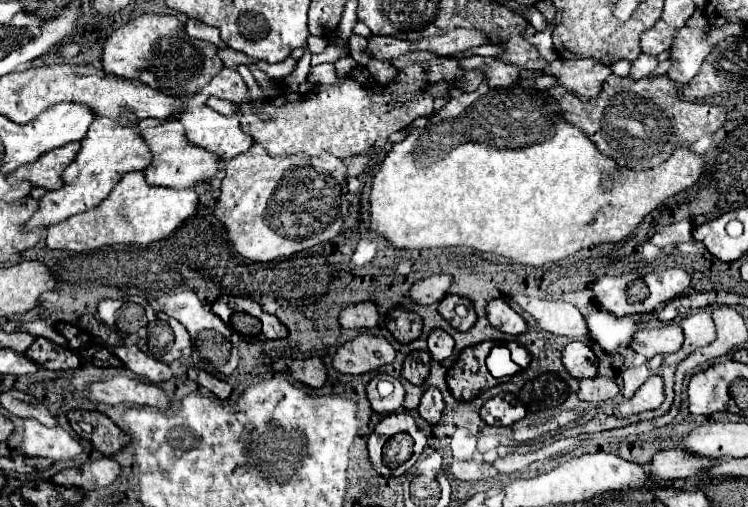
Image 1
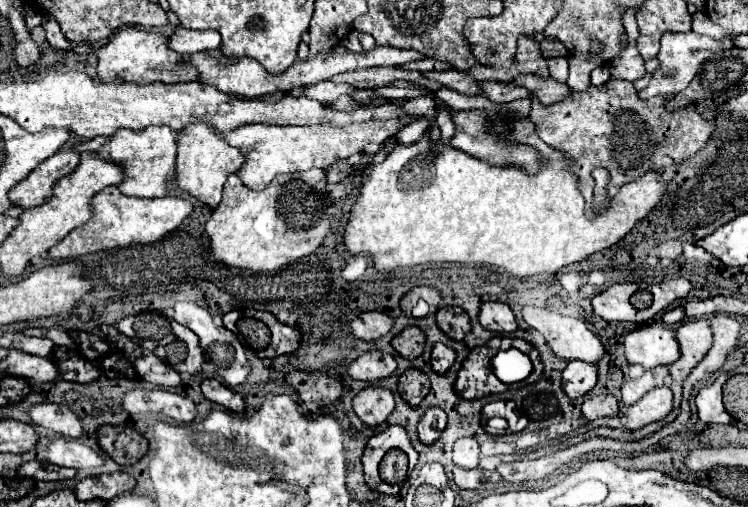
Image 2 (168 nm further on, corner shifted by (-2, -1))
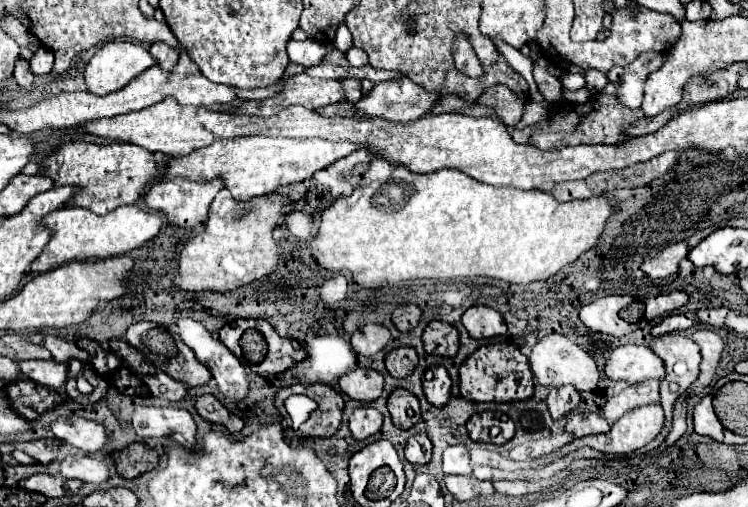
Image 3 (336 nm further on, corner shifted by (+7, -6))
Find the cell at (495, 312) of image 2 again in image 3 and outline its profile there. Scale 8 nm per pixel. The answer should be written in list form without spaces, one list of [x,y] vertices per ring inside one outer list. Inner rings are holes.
[[[477,305],[477,307],[469,307],[463,313],[461,323],[465,325],[465,329],[469,331],[471,337],[475,339],[483,339],[483,337],[497,337],[503,335],[507,331],[503,317],[485,305]]]

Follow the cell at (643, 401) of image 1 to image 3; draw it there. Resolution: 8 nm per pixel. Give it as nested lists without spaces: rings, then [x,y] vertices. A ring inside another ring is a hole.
[[[659,403],[637,407],[631,413],[623,415],[619,421],[615,421],[609,433],[575,439],[563,449],[551,453],[551,457],[559,459],[587,445],[601,453],[611,453],[611,455],[633,453],[635,449],[641,449],[643,445],[653,441],[659,435],[661,427],[663,427],[663,409]]]

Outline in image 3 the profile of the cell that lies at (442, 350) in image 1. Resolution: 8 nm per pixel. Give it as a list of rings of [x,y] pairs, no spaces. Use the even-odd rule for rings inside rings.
[[[429,367],[423,375],[423,391],[431,405],[443,407],[451,397],[451,377],[445,367]]]

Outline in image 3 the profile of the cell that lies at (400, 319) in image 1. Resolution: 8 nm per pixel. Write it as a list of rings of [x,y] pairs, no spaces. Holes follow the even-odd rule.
[[[413,347],[393,349],[385,357],[385,367],[387,367],[389,375],[395,377],[395,379],[403,379],[403,377],[411,375],[413,369],[417,367],[417,353],[415,353],[415,349]]]

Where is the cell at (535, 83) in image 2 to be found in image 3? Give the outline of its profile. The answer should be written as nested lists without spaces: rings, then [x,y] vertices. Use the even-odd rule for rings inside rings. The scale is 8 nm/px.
[[[491,85],[491,89],[487,89],[487,93],[481,93],[479,99],[475,101],[479,105],[489,105],[495,109],[495,117],[507,125],[513,127],[519,123],[521,113],[523,113],[523,101],[509,91],[505,85]]]

